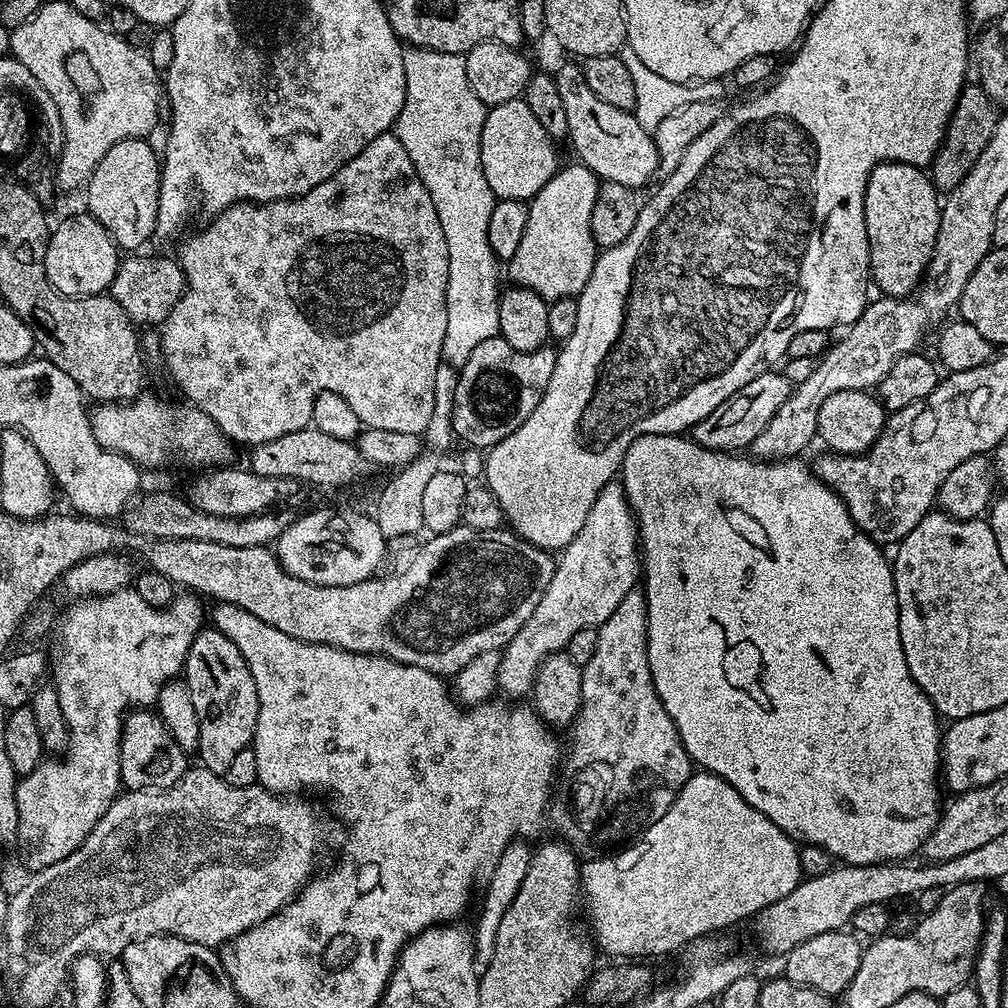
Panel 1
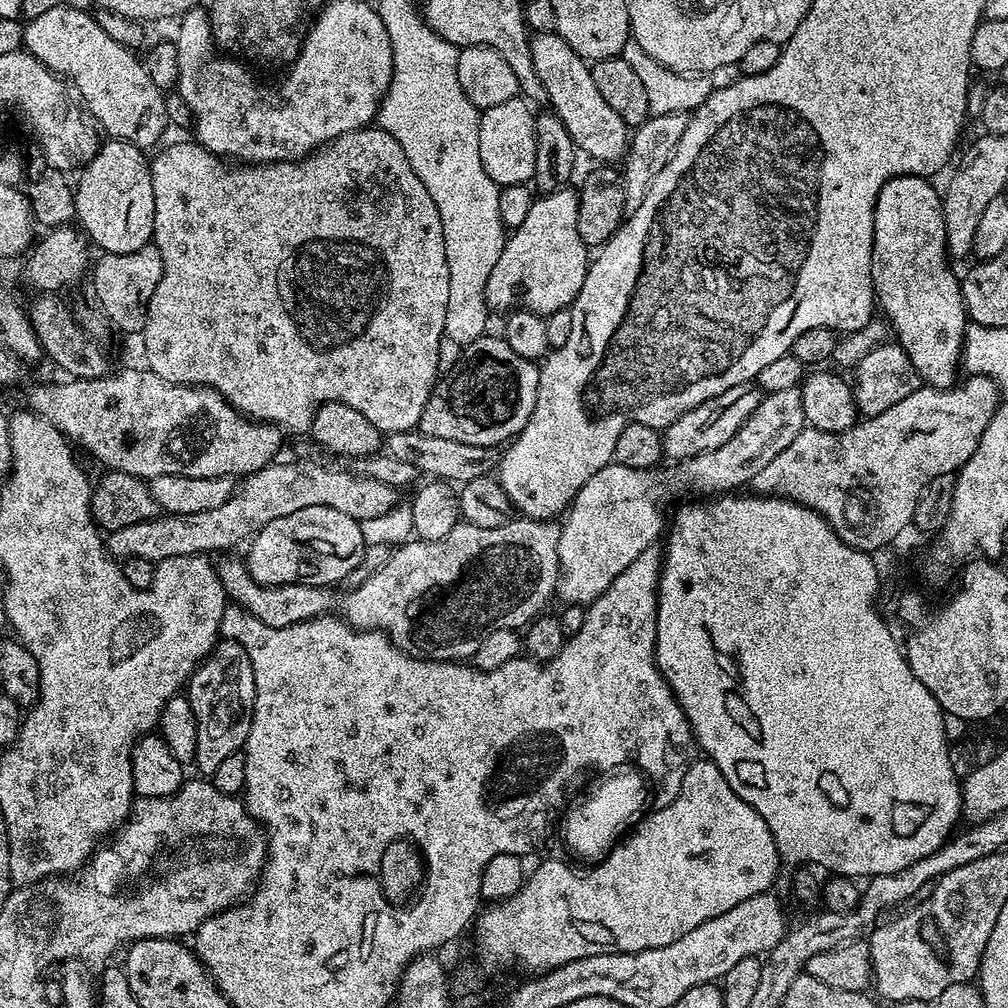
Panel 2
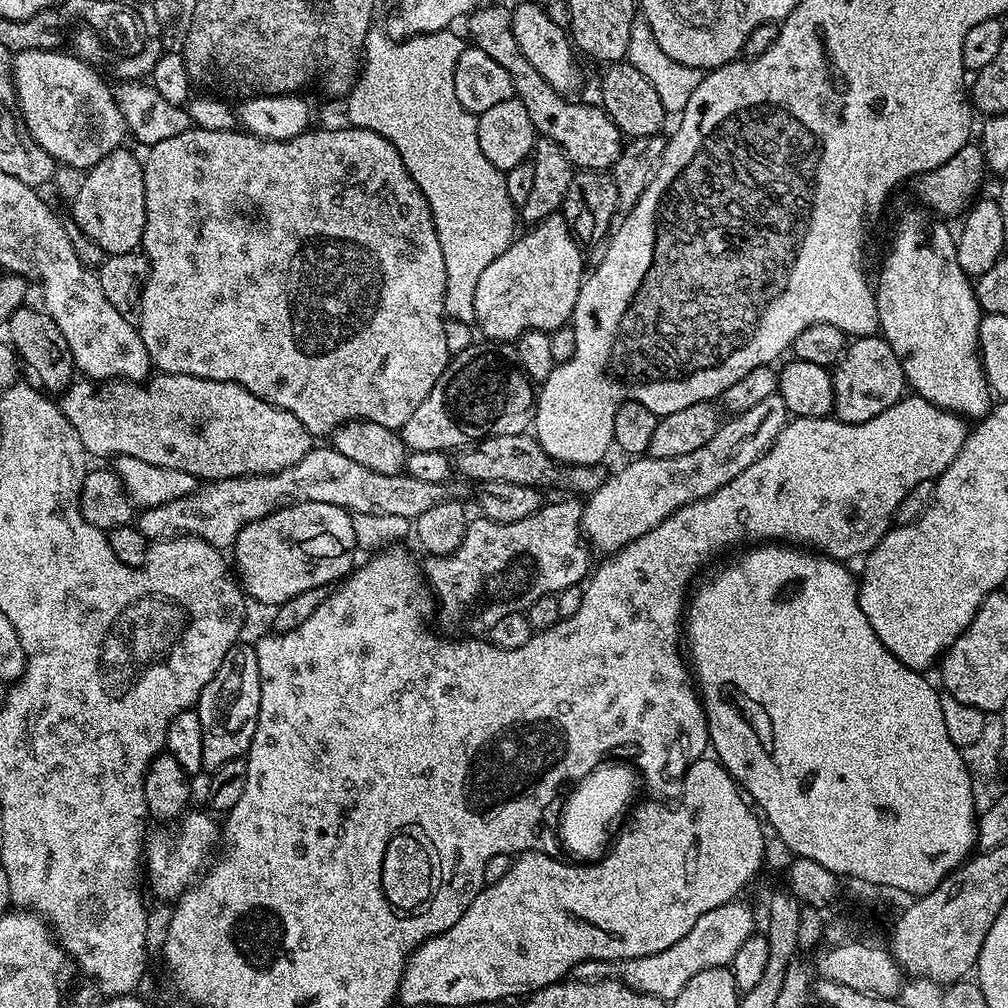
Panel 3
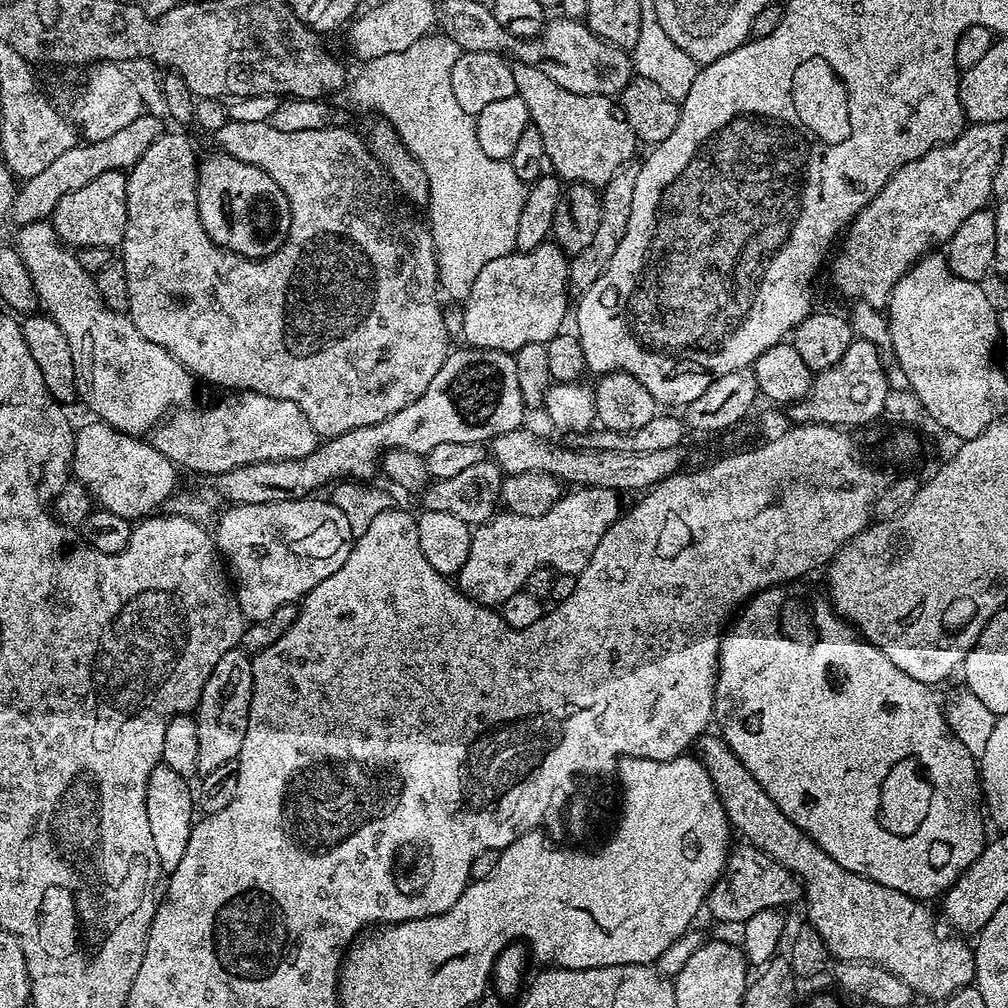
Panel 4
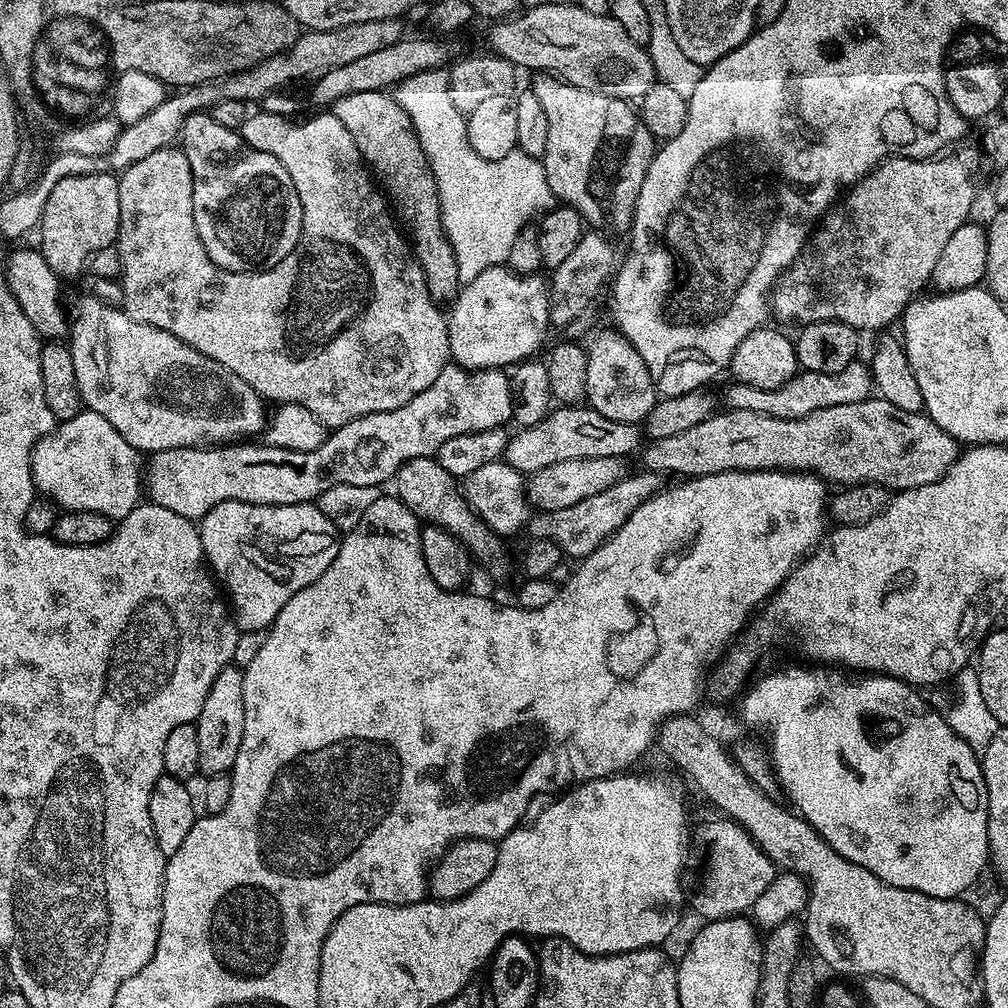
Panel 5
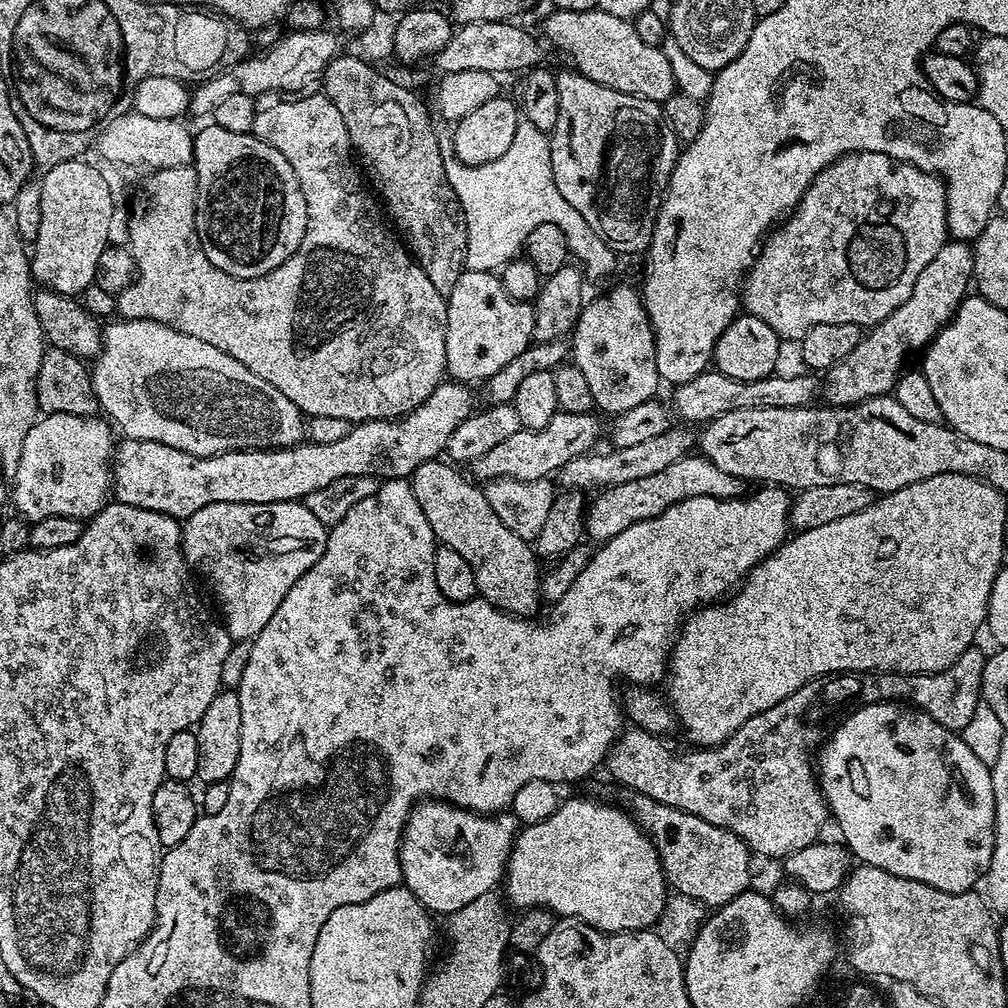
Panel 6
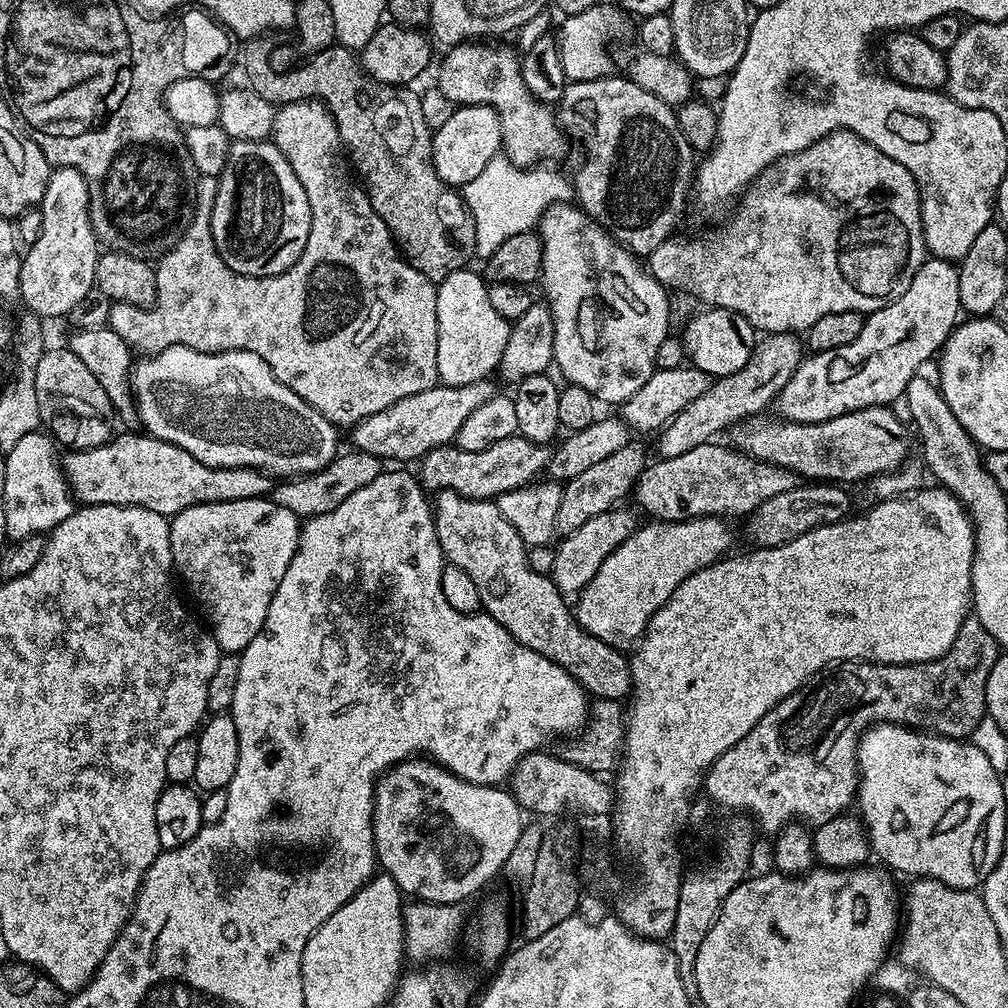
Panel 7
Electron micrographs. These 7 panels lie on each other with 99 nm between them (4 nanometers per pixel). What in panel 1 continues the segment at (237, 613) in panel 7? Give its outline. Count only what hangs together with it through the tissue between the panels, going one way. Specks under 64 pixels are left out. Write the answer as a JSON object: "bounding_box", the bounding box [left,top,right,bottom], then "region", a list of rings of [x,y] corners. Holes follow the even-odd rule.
{"bounding_box":[276,508,386,586],"region":[[[320,508],[297,519],[276,539],[276,559],[294,578],[318,586],[350,586],[373,579],[376,567],[386,560],[386,538],[371,515],[332,512]]]}

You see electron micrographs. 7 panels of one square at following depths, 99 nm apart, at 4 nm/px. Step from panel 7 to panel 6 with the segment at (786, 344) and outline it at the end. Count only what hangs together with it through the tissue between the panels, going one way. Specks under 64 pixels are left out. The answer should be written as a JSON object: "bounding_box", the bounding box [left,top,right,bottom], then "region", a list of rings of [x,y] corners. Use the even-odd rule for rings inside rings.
{"bounding_box":[558,426,697,494],"region":[[[670,426],[662,434],[634,446],[612,448],[607,450],[608,452],[599,452],[598,450],[593,454],[574,458],[570,462],[566,462],[566,466],[560,468],[558,479],[560,479],[561,485],[559,484],[559,487],[564,490],[588,494],[591,493],[591,488],[603,490],[618,486],[622,482],[635,482],[638,478],[650,478],[650,474],[658,474],[661,470],[666,470],[666,466],[670,466],[670,462],[678,462],[697,447],[697,433],[695,431],[692,433],[688,429],[691,427],[680,427],[684,428]]]}

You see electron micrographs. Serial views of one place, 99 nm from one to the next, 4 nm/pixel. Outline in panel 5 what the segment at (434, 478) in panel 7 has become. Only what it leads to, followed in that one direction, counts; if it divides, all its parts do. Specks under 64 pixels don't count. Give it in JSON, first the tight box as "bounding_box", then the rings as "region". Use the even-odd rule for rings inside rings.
{"bounding_box":[503,406,642,474],"region":[[[556,406],[542,422],[529,428],[520,428],[517,436],[515,433],[509,439],[503,459],[514,466],[514,470],[531,474],[546,470],[546,466],[554,466],[554,462],[570,462],[570,458],[628,458],[636,447],[641,447],[640,432],[642,436],[640,424],[614,422],[587,406]]]}

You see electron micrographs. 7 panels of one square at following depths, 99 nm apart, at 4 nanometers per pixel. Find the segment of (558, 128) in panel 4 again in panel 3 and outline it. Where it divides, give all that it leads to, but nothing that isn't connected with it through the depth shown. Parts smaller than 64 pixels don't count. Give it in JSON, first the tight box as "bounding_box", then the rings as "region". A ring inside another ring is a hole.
{"bounding_box":[466,4,622,169],"region":[[[496,4],[489,8],[477,8],[466,20],[468,32],[472,35],[471,43],[486,50],[486,54],[490,54],[490,58],[494,58],[494,62],[498,62],[498,66],[502,66],[506,74],[510,74],[515,99],[526,106],[530,122],[534,122],[537,133],[543,139],[558,142],[558,146],[562,146],[562,150],[577,169],[611,169],[622,147],[620,129],[602,107],[596,104],[575,104],[575,99],[561,96],[543,80],[542,75],[538,74],[538,70],[523,57],[518,48],[514,31],[511,30],[511,18],[512,13],[508,8],[499,8]]]}

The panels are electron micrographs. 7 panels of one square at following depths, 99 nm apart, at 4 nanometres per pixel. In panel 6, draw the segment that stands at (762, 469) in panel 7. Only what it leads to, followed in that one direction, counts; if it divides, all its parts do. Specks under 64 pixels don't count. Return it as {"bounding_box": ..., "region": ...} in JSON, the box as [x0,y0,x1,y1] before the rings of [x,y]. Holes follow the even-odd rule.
{"bounding_box":[584,454,745,542],"region":[[[702,454],[683,456],[678,462],[670,462],[666,470],[658,474],[650,474],[650,478],[638,478],[635,482],[622,482],[613,488],[605,488],[599,493],[596,501],[586,508],[584,526],[587,539],[603,542],[622,534],[630,526],[642,522],[646,518],[654,518],[670,506],[683,500],[709,496],[719,500],[728,500],[731,496],[745,495],[745,481],[726,474],[726,470],[718,470],[714,462],[710,462]]]}

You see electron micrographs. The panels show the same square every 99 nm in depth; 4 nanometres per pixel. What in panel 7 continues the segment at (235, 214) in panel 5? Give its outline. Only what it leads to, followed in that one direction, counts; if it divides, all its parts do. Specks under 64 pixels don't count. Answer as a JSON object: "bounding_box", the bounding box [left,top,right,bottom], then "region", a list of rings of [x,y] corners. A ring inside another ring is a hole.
{"bounding_box":[210,140,310,276],"region":[[[232,140],[228,145],[228,161],[214,184],[210,230],[216,253],[243,276],[273,276],[282,274],[306,250],[306,238],[310,238],[310,202],[298,174],[290,166],[285,149],[268,140]]]}

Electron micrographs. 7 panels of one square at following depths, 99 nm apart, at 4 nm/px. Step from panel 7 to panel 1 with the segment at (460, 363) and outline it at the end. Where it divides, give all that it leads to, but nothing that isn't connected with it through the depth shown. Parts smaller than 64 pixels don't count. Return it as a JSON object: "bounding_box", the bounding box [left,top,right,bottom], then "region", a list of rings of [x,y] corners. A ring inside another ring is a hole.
{"bounding_box":[506,163,601,302],"region":[[[573,163],[569,168],[564,166],[557,170],[550,182],[546,182],[546,186],[542,186],[542,190],[532,197],[528,204],[526,234],[522,234],[522,242],[514,258],[506,264],[513,285],[534,290],[534,294],[549,302],[579,296],[586,282],[590,282],[598,255],[594,234],[590,230],[590,214],[594,214],[594,198],[598,198],[601,181],[583,163]]]}

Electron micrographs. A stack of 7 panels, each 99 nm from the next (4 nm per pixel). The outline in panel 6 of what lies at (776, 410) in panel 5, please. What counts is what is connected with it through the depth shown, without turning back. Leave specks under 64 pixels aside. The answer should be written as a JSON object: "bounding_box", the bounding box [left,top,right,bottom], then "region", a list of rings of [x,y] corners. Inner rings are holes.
{"bounding_box":[670,370,818,422],"region":[[[715,370],[699,372],[690,382],[675,385],[670,408],[673,413],[681,416],[681,421],[700,420],[707,422],[726,414],[730,410],[743,408],[803,408],[811,405],[818,396],[818,380],[815,375],[780,376],[773,374],[761,380],[735,380]]]}

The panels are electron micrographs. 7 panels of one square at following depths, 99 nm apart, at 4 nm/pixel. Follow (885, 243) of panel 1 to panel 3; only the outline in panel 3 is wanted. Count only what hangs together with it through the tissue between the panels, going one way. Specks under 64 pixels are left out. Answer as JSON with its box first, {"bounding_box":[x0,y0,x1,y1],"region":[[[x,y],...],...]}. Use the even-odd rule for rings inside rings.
{"bounding_box":[874,207,994,418],"region":[[[923,207],[908,208],[896,224],[896,237],[889,246],[889,256],[880,268],[880,277],[874,280],[879,331],[885,342],[898,354],[898,362],[904,371],[907,387],[913,393],[934,406],[954,412],[965,418],[983,418],[994,404],[994,393],[988,387],[988,379],[980,361],[980,318],[982,309],[976,301],[973,281],[958,266],[956,236],[947,228],[945,221],[934,218]]]}

